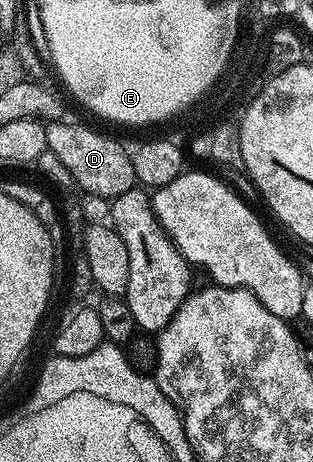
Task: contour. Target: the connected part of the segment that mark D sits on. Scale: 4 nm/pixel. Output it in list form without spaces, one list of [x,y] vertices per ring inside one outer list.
[[[52,121],[47,124],[48,150],[54,153],[54,157],[58,157],[58,161],[62,161],[62,165],[66,165],[72,174],[73,184],[77,188],[80,186],[81,192],[111,201],[137,186],[132,157],[127,150],[124,152],[126,147],[123,142],[117,141],[111,134],[103,135],[92,127],[64,122]]]

